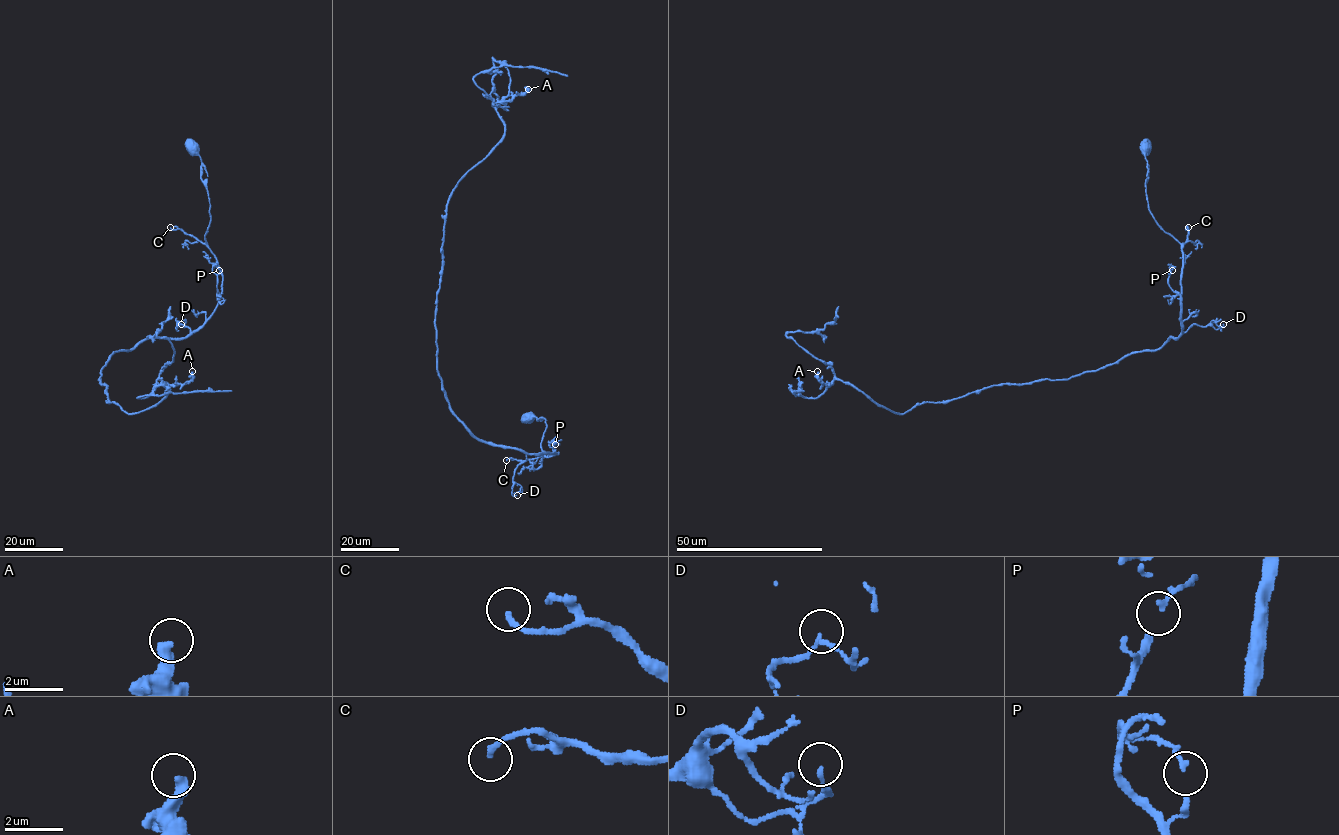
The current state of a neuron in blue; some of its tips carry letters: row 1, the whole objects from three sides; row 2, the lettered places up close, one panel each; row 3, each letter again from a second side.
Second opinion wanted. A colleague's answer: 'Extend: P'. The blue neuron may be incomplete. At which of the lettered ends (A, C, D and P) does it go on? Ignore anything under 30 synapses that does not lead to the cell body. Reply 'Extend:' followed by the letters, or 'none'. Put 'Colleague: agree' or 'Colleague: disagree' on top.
Colleague: disagree
Extend: none

